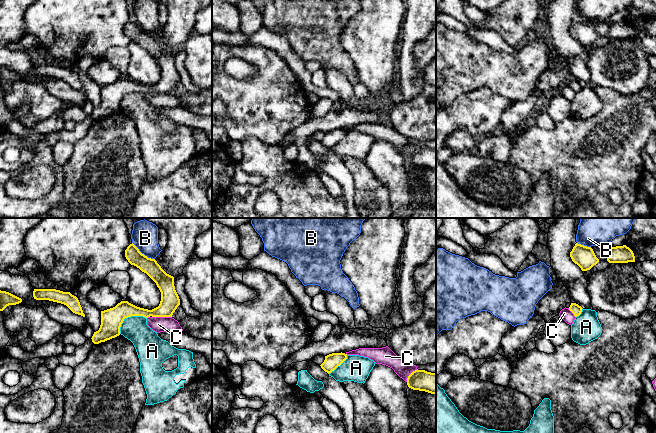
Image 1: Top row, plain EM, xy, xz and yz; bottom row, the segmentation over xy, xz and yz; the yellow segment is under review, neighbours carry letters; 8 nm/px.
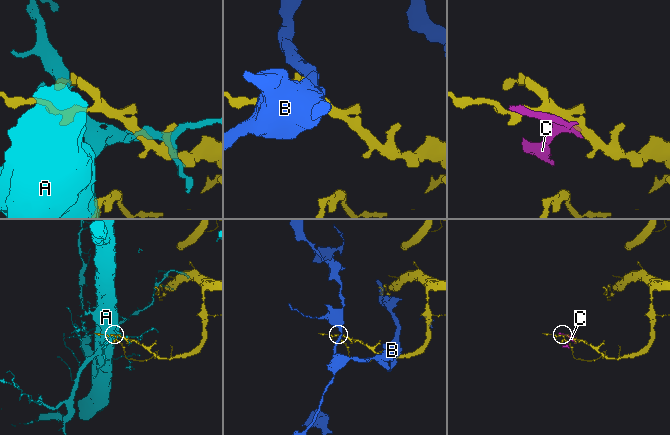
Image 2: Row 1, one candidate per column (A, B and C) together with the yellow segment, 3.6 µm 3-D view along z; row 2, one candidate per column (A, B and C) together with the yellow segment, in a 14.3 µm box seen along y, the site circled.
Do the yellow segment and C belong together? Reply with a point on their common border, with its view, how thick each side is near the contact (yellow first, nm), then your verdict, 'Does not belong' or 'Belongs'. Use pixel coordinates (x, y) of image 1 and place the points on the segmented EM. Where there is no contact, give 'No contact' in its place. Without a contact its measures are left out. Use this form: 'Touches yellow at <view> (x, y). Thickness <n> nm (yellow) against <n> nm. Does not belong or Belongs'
Touches yellow at xy (162, 316). Thickness 150 nm (yellow) against 130 nm. Does not belong

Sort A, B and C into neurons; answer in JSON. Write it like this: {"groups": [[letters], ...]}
{"groups": [["A"], ["B"], ["C"]]}

